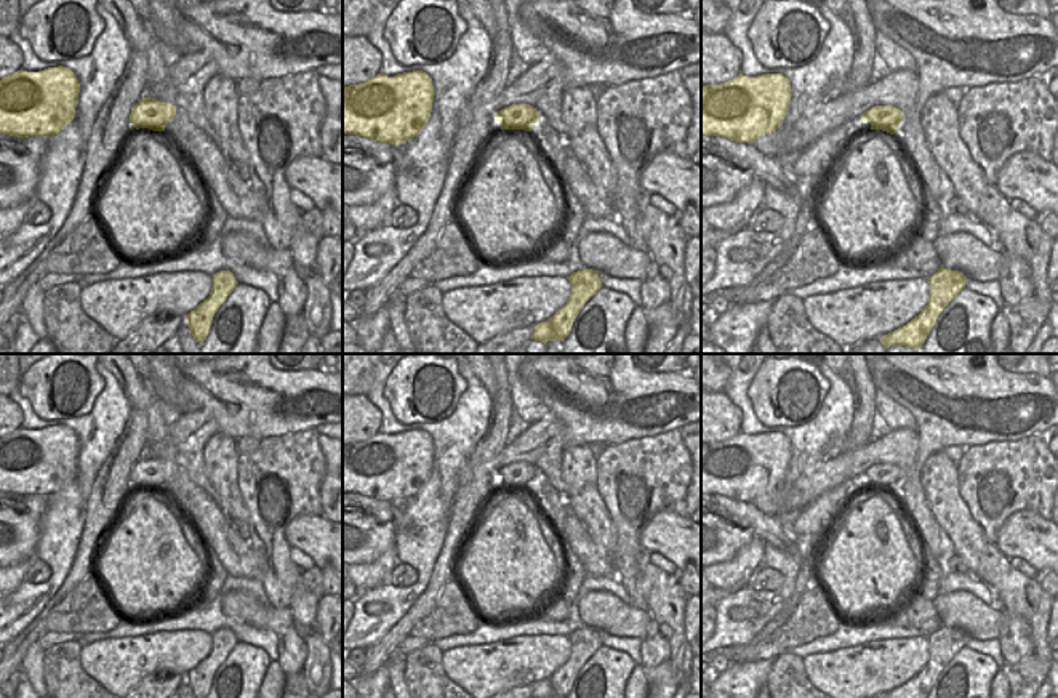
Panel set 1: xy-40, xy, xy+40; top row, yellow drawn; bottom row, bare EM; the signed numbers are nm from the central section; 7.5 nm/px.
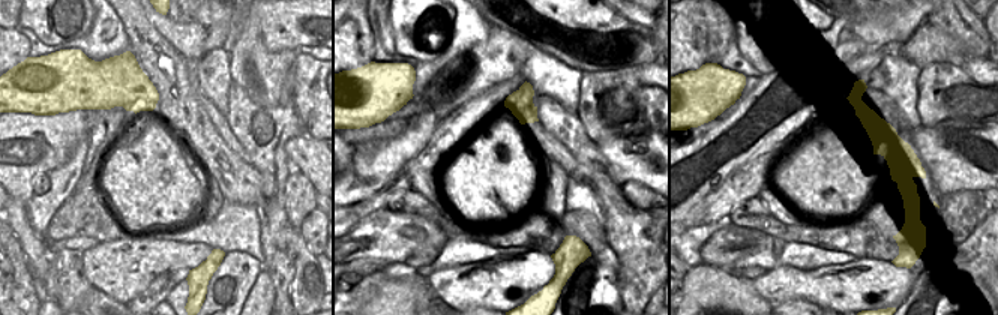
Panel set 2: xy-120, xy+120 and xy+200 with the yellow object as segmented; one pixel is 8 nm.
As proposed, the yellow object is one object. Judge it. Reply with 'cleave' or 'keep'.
cleave

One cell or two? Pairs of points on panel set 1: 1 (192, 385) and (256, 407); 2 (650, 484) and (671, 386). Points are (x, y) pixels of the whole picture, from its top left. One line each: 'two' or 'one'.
1: one
2: two

